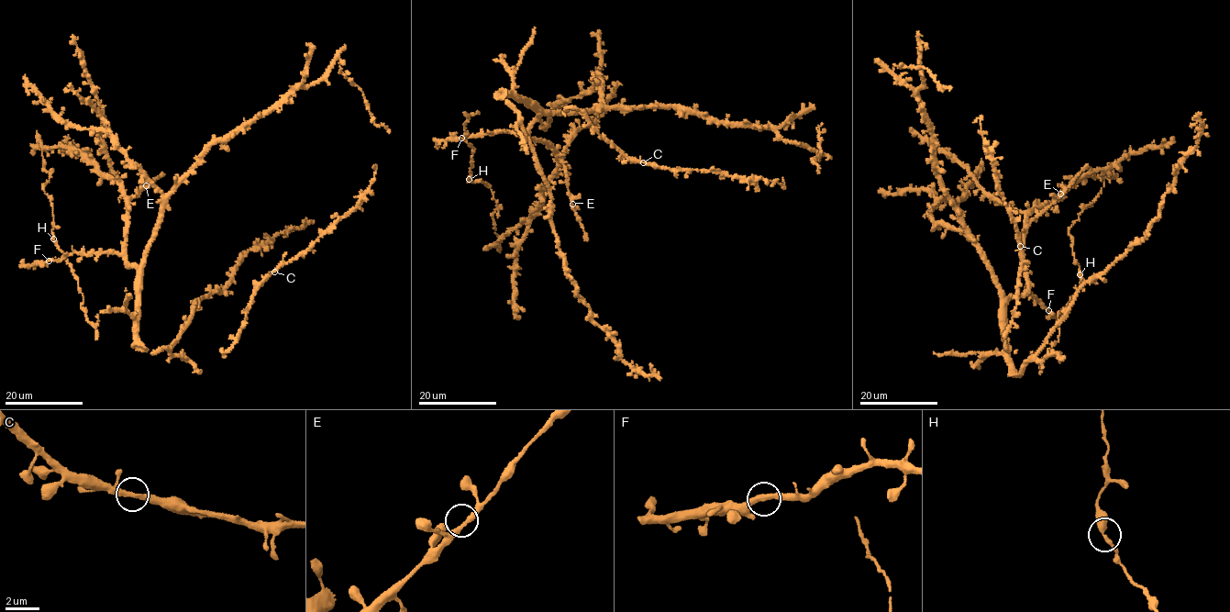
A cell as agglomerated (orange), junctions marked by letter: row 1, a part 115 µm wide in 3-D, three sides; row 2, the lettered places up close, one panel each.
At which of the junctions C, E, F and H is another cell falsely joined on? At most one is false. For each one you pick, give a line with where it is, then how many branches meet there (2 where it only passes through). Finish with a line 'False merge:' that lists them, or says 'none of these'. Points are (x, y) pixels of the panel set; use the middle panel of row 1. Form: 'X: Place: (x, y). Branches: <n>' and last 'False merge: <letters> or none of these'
False merge: none of these

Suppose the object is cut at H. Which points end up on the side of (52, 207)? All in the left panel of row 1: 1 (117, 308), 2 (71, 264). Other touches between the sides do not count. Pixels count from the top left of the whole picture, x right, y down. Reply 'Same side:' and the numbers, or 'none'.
Same side: 1

